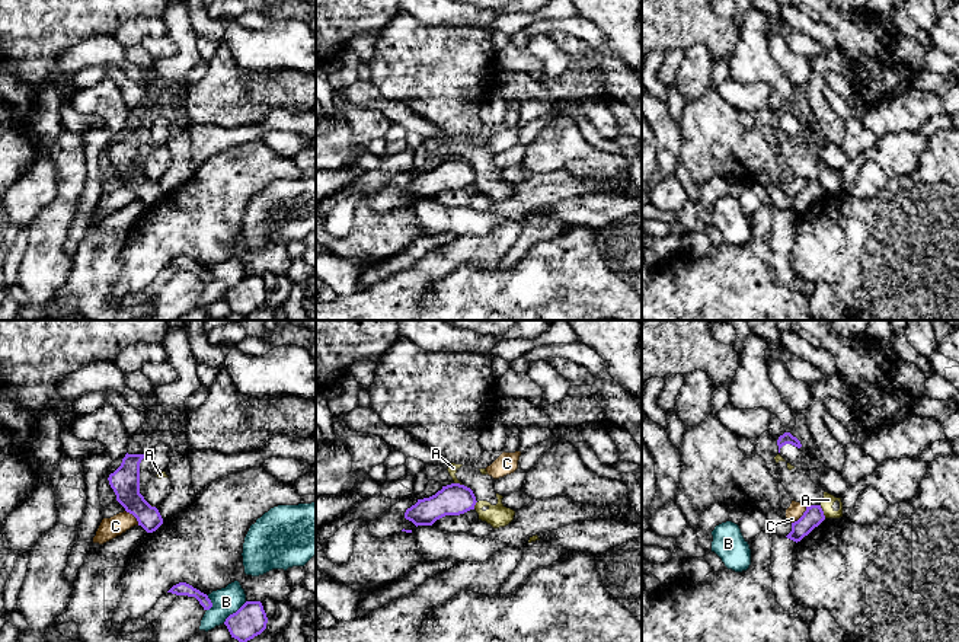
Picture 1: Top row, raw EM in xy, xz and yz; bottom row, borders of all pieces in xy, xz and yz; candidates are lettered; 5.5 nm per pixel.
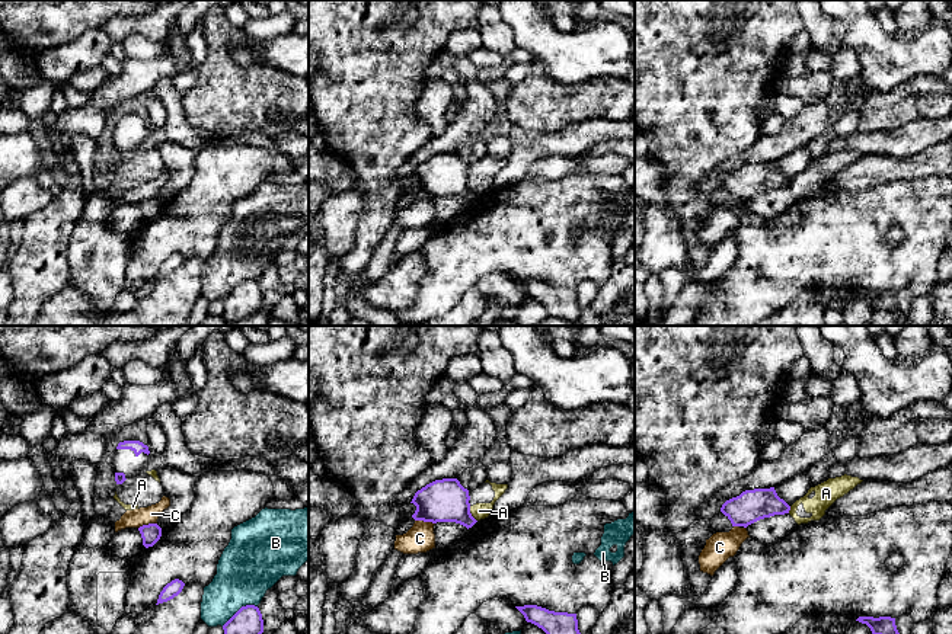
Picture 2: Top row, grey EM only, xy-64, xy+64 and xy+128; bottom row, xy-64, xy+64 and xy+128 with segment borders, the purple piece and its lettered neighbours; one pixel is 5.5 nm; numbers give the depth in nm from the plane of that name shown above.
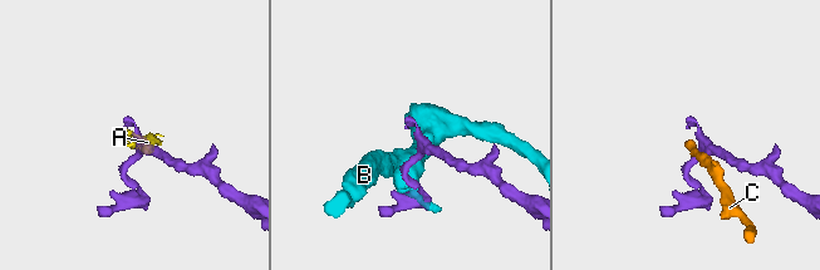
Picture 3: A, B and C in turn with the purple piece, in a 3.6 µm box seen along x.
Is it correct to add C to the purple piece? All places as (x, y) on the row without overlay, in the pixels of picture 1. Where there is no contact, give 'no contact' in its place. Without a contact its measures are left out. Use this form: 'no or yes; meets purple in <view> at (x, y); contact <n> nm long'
no; meets purple in yz at (802, 189); contact 130 nm long

